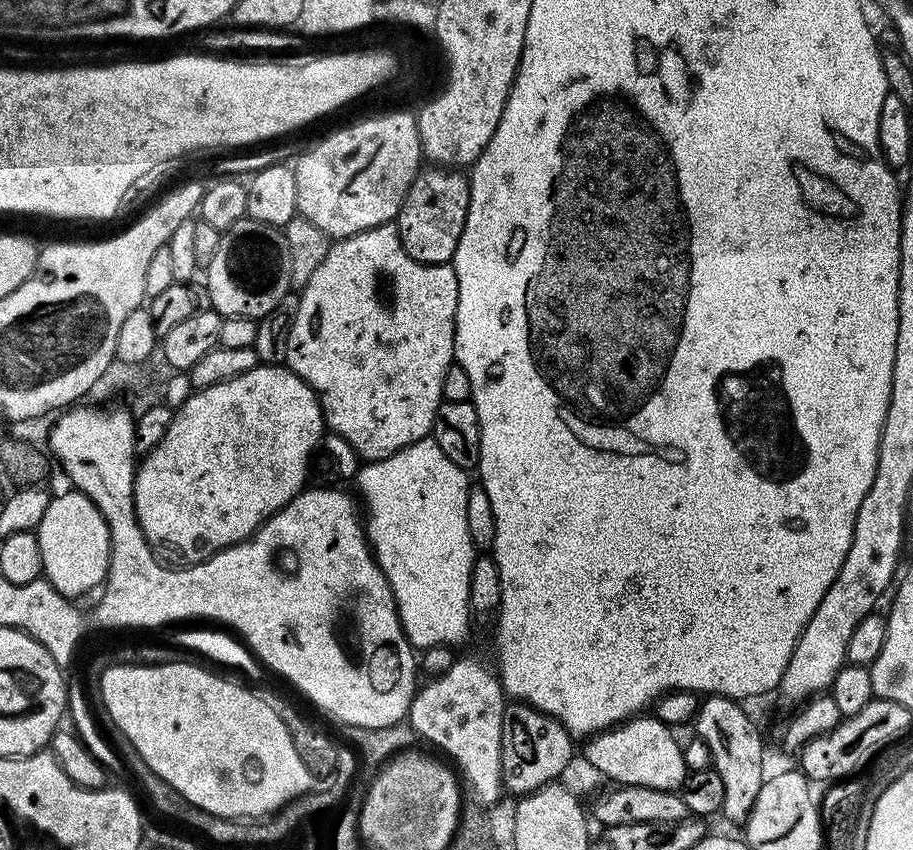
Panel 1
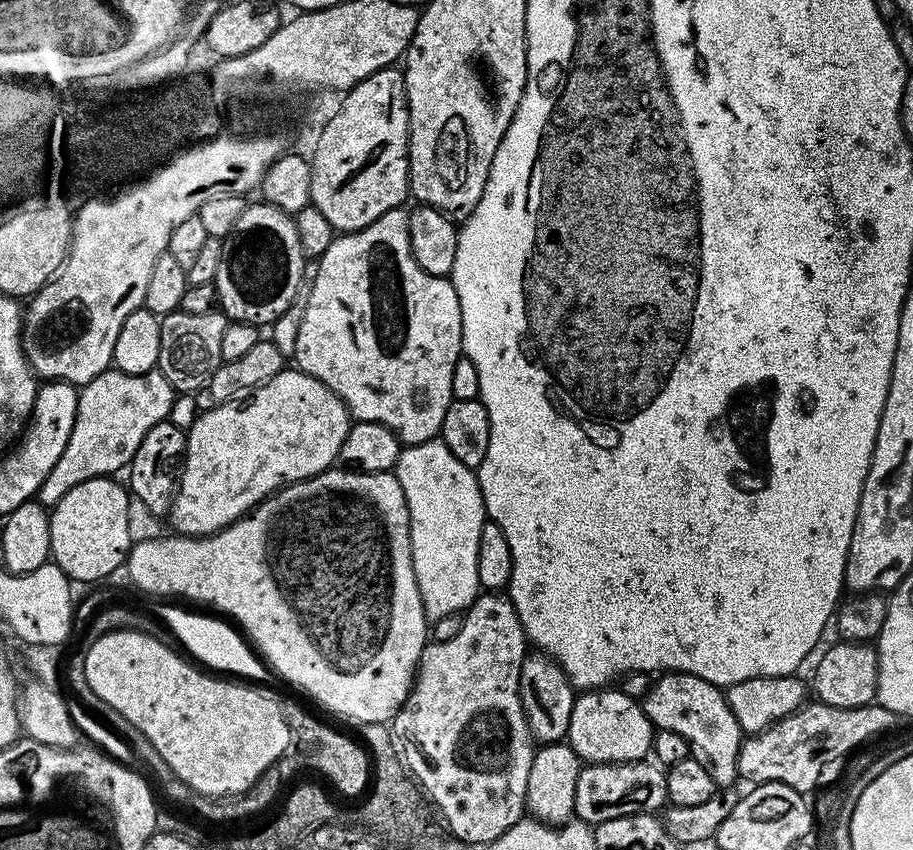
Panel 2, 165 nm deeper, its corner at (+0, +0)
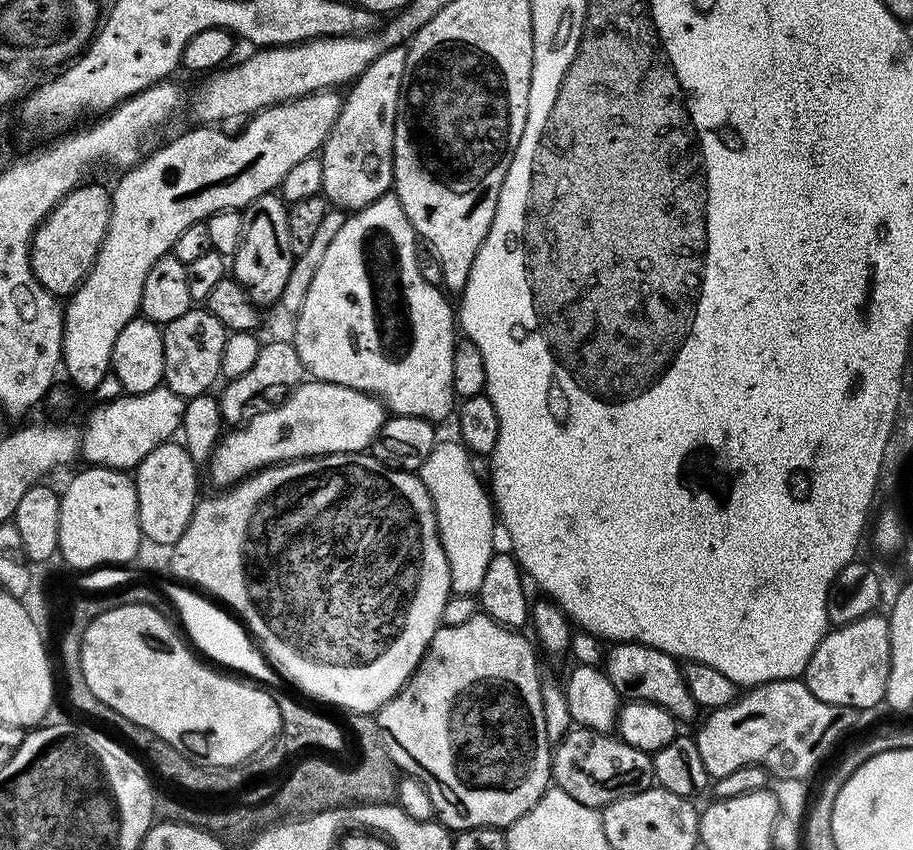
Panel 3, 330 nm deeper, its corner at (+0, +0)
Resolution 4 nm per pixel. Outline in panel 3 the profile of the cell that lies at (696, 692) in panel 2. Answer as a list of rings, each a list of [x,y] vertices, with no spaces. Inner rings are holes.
[[[633,640],[616,642],[609,648],[612,649],[608,652],[606,671],[614,690],[619,692],[621,697],[627,698],[629,701],[641,700],[662,706],[680,722],[697,719],[698,709],[686,686],[677,657],[645,644],[635,644]]]

